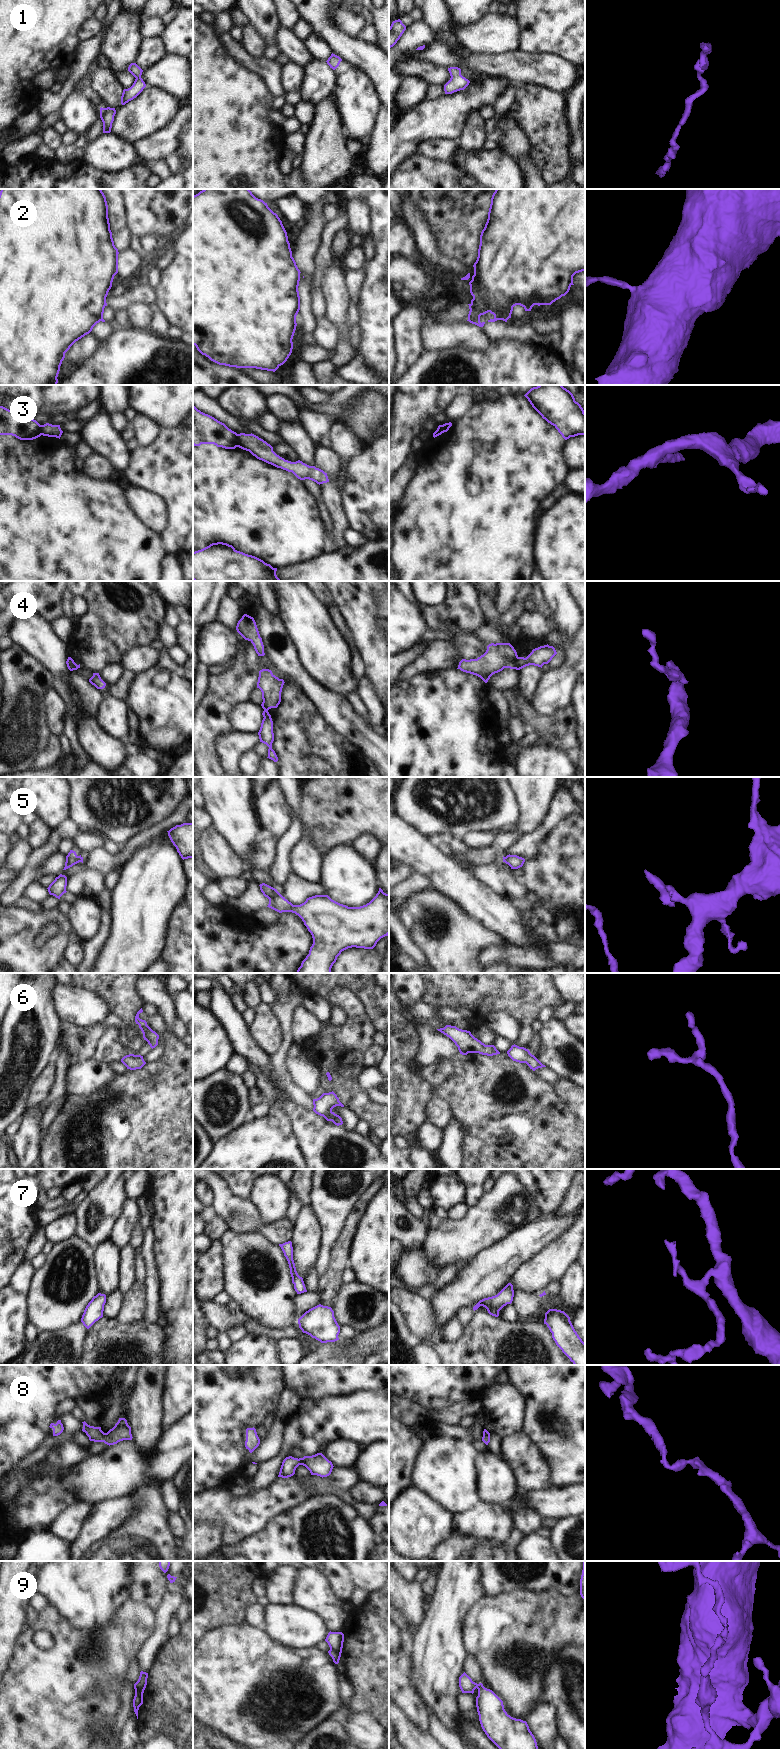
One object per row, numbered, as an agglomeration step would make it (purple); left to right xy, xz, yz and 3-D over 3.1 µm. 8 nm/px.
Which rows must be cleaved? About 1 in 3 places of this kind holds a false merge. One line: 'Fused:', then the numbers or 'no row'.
Fused: 2, 3, 4, 5, 9

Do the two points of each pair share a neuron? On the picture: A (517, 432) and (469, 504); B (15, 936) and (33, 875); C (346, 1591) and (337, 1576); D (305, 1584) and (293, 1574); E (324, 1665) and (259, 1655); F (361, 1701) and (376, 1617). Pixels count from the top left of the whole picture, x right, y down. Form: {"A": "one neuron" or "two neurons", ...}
{"A": "one neuron", "B": "two neurons", "C": "one neuron", "D": "two neurons", "E": "one neuron", "F": "one neuron"}

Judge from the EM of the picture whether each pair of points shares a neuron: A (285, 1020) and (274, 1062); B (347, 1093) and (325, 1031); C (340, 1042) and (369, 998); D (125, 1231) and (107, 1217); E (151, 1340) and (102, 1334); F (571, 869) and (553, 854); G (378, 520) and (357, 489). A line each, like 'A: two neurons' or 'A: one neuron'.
A: one neuron
B: two neurons
C: two neurons
D: two neurons
E: one neuron
F: one neuron
G: one neuron

